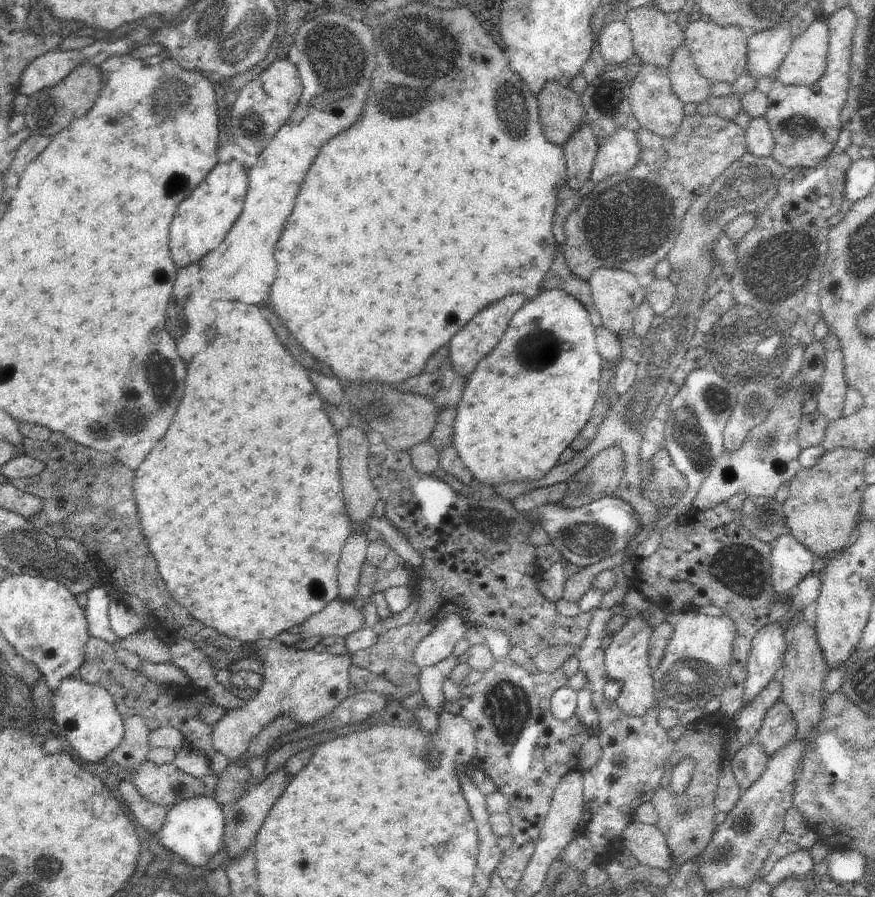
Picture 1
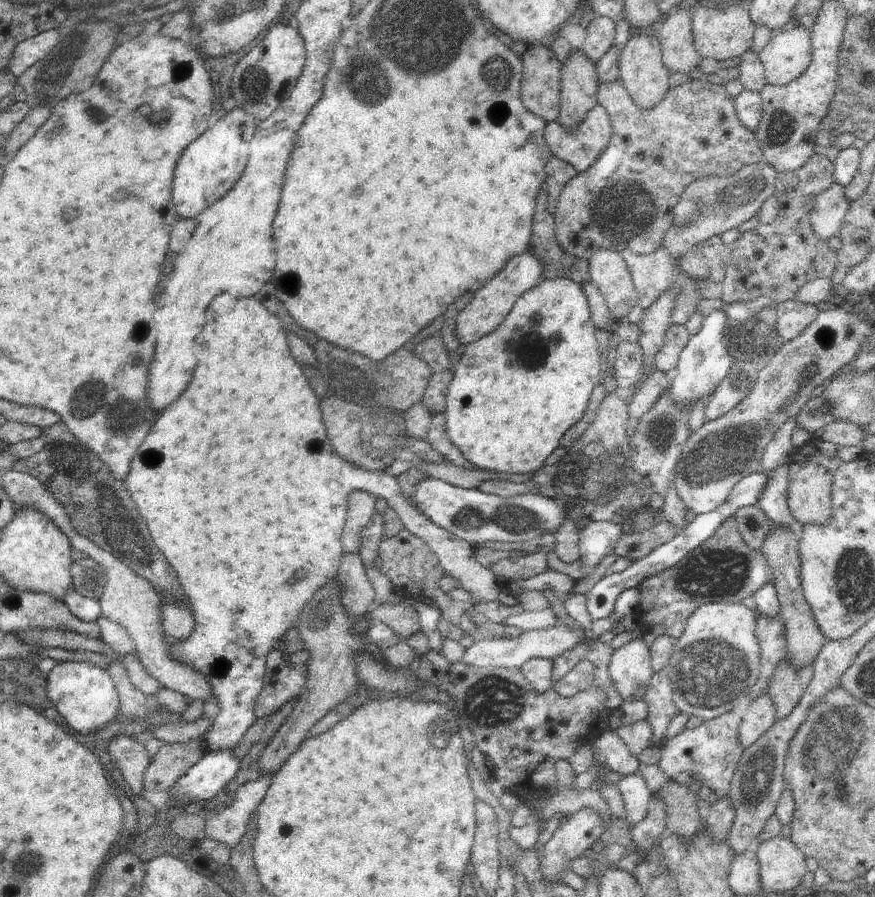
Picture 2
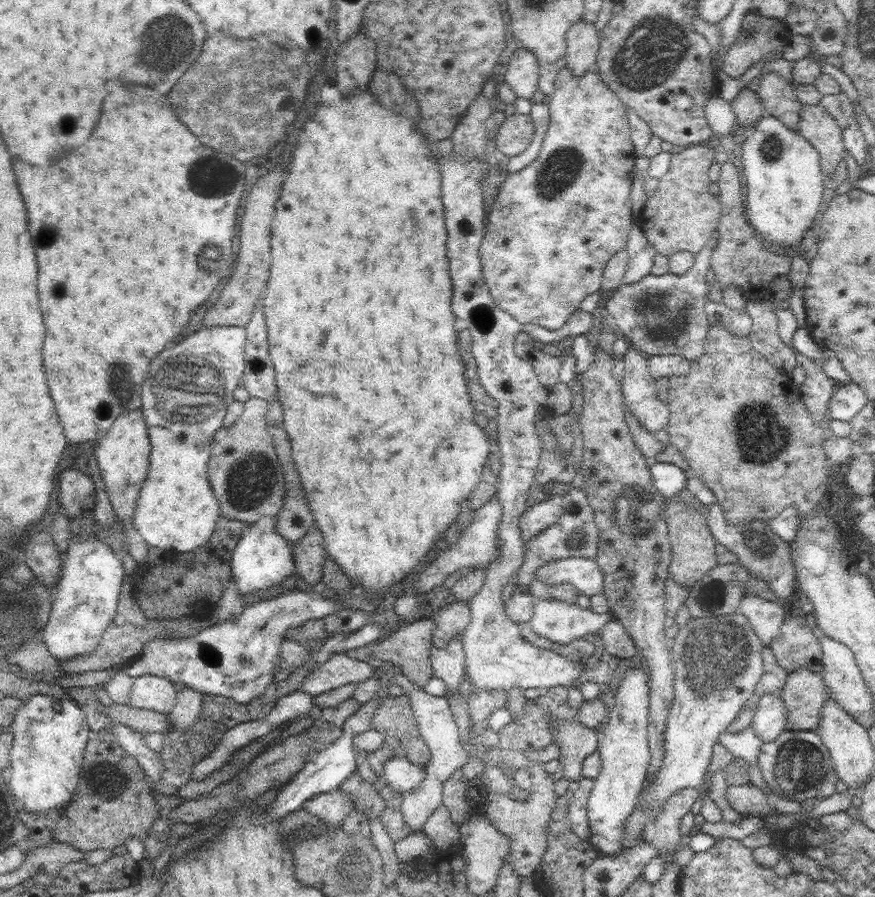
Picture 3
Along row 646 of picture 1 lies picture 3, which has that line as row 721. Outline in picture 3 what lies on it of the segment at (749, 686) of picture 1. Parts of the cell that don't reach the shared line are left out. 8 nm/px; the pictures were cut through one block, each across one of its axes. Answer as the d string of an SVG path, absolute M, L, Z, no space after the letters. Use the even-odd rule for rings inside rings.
M765 694L759 698L755 714L751 718L751 728L763 742L775 740L787 724L787 708L781 702L781 696Z

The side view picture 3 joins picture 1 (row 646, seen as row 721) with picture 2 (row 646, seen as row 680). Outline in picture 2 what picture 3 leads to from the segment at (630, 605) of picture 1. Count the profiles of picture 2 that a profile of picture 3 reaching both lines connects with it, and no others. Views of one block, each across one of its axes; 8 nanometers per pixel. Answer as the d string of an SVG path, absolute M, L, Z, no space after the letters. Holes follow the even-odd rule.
M635 638L611 654L609 678L617 692L617 704L643 700L651 676L649 648L641 640Z

